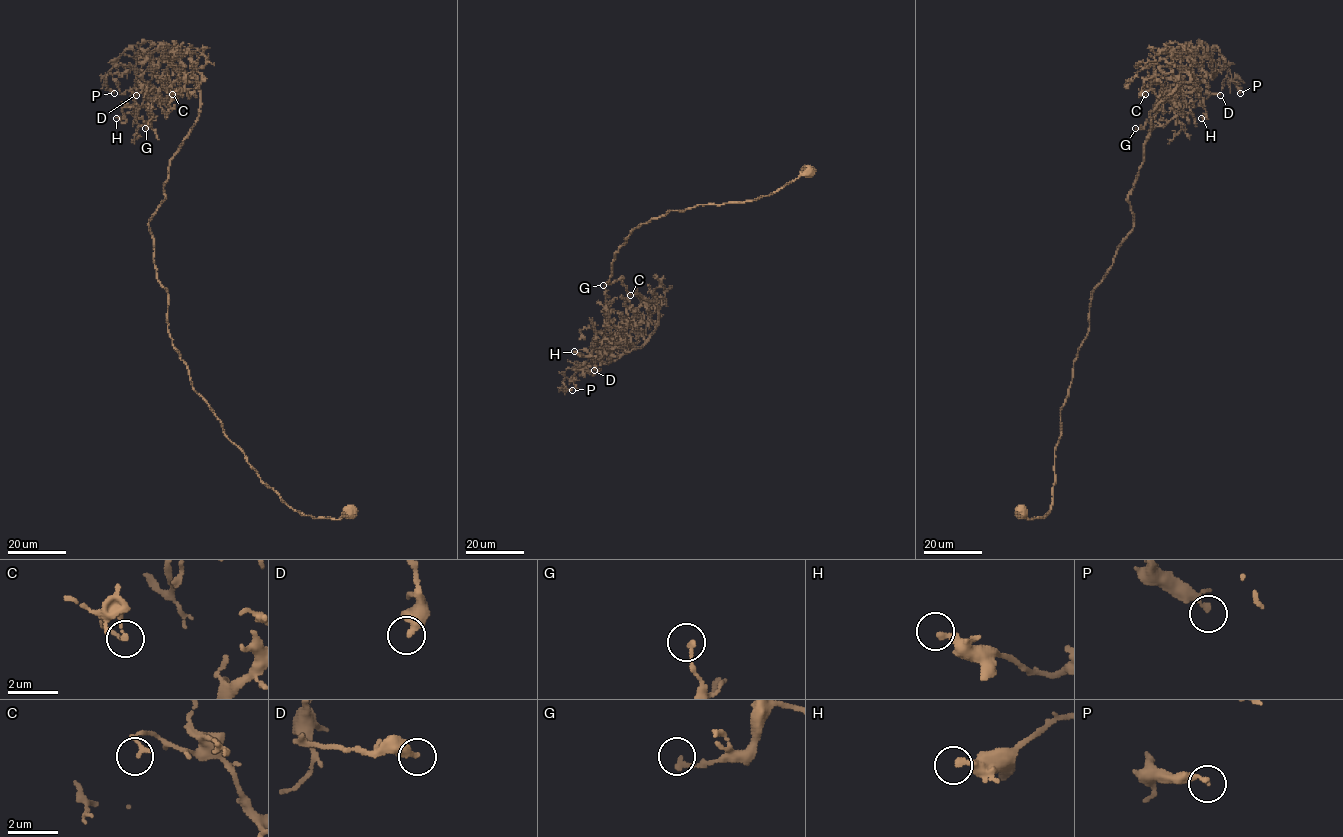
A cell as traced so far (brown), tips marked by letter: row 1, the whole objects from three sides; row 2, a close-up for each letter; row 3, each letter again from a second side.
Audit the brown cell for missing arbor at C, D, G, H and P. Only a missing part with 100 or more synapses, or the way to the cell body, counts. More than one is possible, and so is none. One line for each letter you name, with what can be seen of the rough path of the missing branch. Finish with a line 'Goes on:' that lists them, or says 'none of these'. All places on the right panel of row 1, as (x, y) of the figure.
Goes on: none of these

